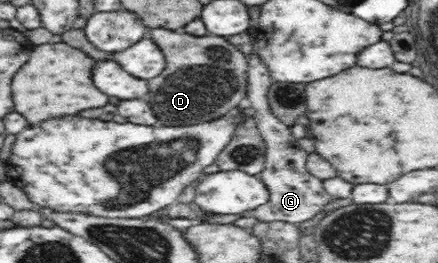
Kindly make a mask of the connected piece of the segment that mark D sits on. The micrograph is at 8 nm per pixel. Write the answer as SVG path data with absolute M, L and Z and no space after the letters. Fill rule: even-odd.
M150 29L150 35L168 61L164 73L146 80L148 104L152 105L159 125L200 125L214 118L224 118L232 109L246 102L247 56L238 46L228 43L224 37L194 37L170 29ZM192 69L196 71L192 73Z

